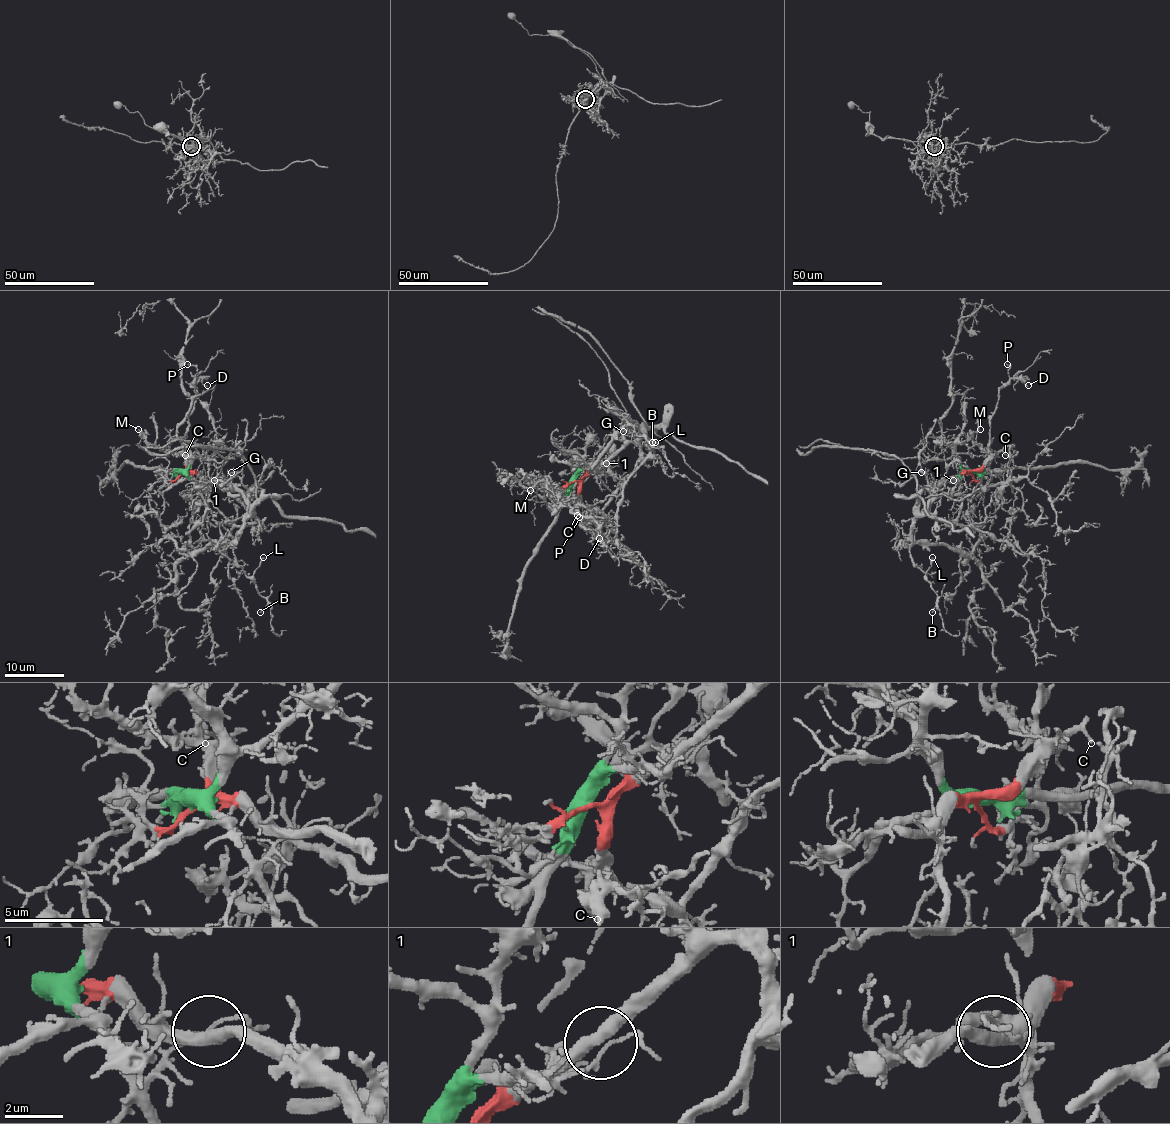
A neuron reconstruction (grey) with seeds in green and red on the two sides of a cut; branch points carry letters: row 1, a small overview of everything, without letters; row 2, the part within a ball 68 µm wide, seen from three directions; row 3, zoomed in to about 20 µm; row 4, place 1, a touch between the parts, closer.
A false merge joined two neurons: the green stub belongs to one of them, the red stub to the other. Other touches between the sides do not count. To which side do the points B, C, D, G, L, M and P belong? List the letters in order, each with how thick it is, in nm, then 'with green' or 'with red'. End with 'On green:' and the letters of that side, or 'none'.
B: 130 nm | with red
C: 140 nm | with red
D: 140 nm | with red
G: 100 nm | with red
L: 240 nm | with red
M: 190 nm | with red
P: 150 nm | with red
On green: none

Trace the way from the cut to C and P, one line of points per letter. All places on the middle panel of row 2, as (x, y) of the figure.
C: (574, 481), (577, 483), (577, 502), (574, 505), (577, 515)
P: (574, 481), (577, 483), (576, 499), (588, 508), (583, 514), (586, 520), (589, 518), (579, 517)

